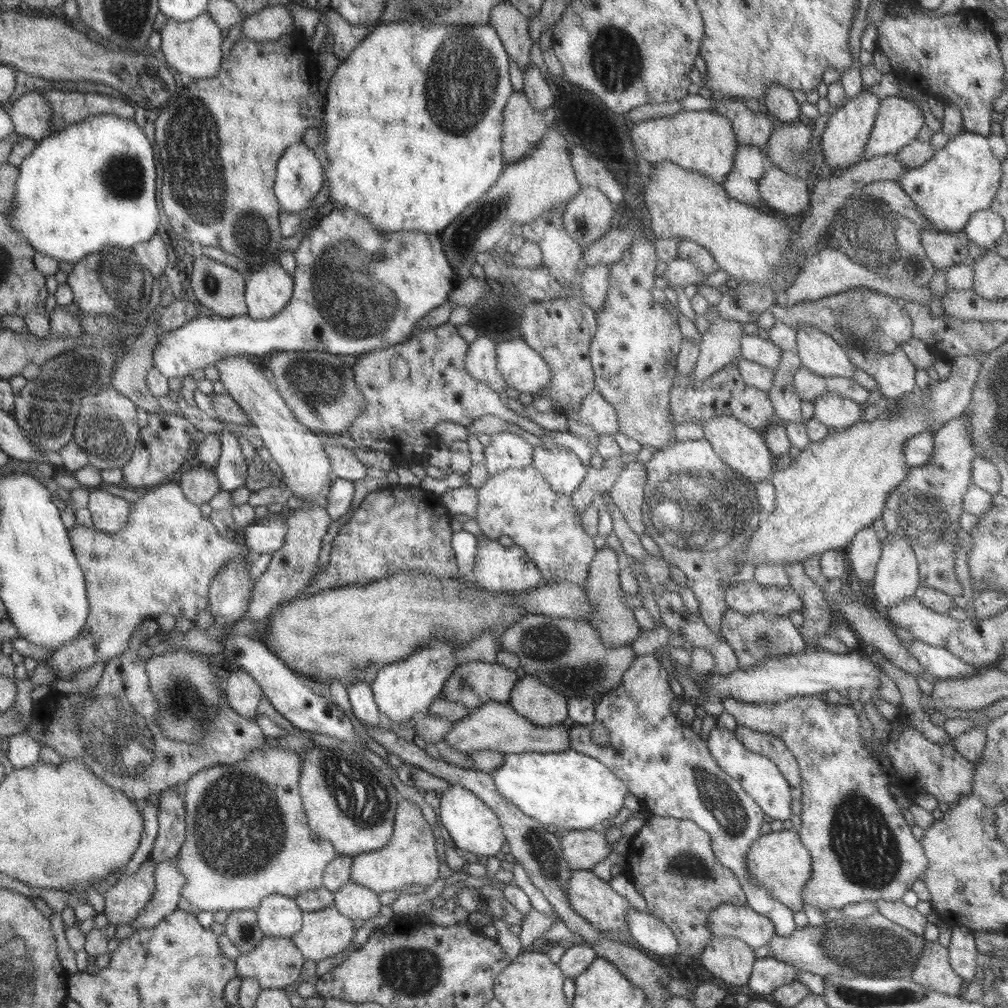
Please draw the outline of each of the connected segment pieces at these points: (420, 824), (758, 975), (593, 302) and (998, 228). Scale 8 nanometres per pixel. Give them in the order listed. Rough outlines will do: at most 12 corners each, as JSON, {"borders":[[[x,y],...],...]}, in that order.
{"borders":[[[400,801],[384,848],[353,857],[350,882],[375,893],[432,886],[433,826]],[[757,958],[748,986],[772,994],[803,972],[775,958]],[[610,266],[580,273],[580,296],[599,312],[610,288]],[[992,209],[971,214],[963,231],[985,250],[1004,234]]]}

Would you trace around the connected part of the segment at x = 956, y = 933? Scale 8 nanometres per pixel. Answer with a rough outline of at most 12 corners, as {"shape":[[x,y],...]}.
{"shape":[[953,927],[952,969],[972,981],[978,972],[979,951],[973,931]]}

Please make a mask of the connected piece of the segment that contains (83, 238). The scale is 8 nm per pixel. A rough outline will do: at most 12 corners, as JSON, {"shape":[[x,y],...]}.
{"shape":[[104,114],[38,141],[8,217],[77,263],[158,232],[154,146]]}

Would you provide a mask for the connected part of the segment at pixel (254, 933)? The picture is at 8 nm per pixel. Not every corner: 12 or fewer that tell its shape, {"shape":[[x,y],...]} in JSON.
{"shape":[[253,910],[229,912],[224,934],[250,952],[264,933]]}

